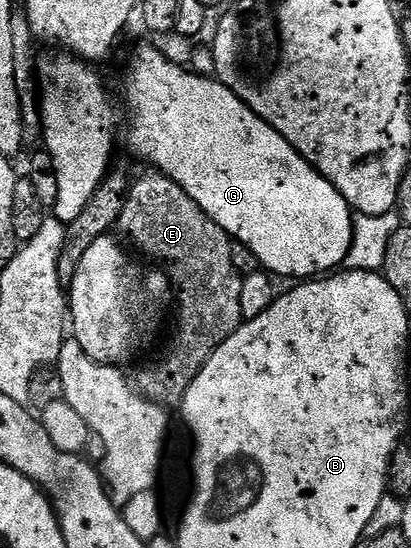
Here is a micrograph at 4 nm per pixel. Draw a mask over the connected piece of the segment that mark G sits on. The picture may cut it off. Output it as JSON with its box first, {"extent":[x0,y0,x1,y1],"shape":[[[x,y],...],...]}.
{"extent":[127,45,353,279],"shape":[[[143,45],[135,53],[135,58],[131,61],[131,70],[127,73],[127,105],[131,108],[131,149],[143,161],[148,161],[148,166],[163,172],[166,177],[171,177],[173,183],[177,183],[234,240],[241,242],[245,247],[253,251],[253,255],[259,260],[260,266],[266,272],[279,277],[299,277],[295,279],[315,279],[320,275],[330,274],[338,270],[346,262],[347,252],[353,239],[353,210],[345,203],[345,199],[333,187],[333,183],[326,181],[312,165],[301,156],[291,144],[285,140],[272,125],[266,125],[253,110],[249,108],[247,102],[243,100],[238,92],[234,93],[227,85],[222,85],[219,79],[212,77],[202,77],[190,68],[179,66],[175,61],[167,61],[167,57],[159,49],[154,49],[151,45]]]}

